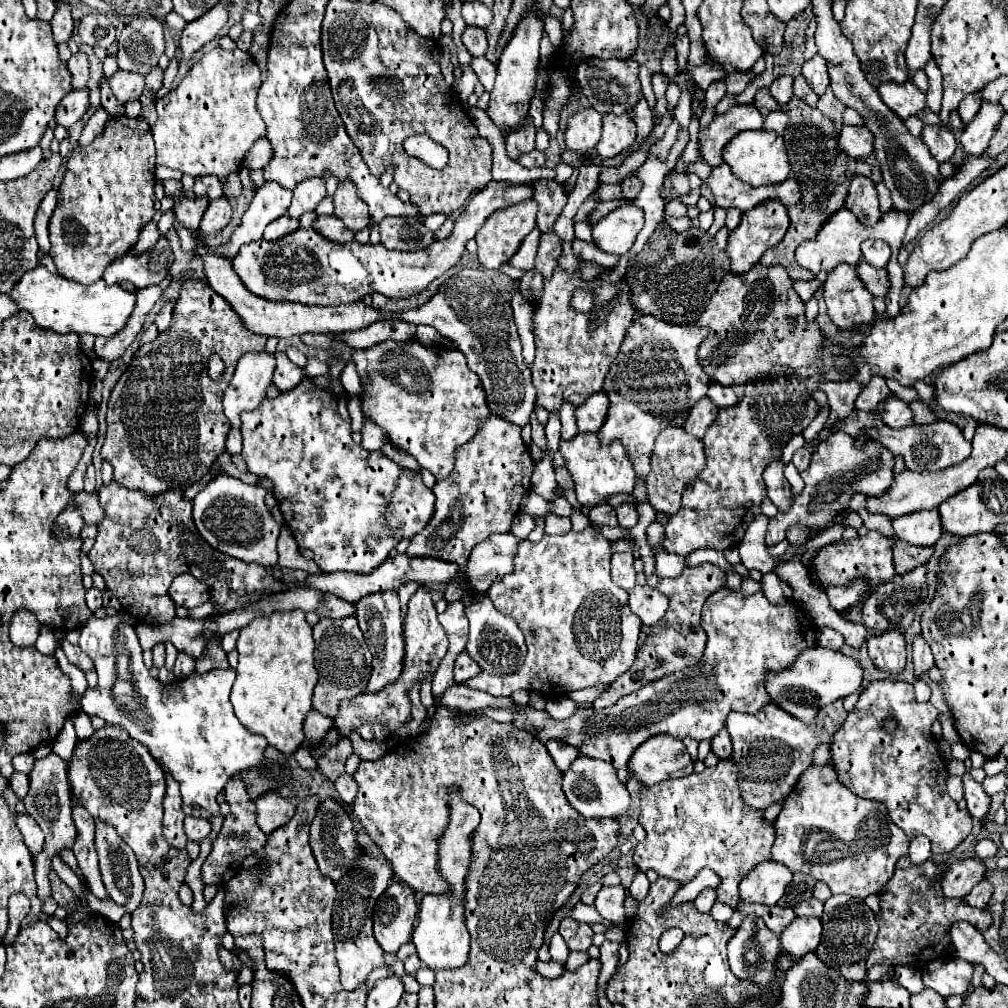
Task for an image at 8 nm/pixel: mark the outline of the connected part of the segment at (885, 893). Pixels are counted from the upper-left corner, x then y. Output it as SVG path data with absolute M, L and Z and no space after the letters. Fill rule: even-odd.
M908 857L898 859L894 875L886 881L880 891L880 917L878 917L878 937L874 949L868 955L866 969L872 965L910 965L916 969L926 967L930 961L938 957L950 955L950 927L956 921L968 921L980 933L984 933L992 925L990 909L970 907L964 899L948 899L942 893L940 879L944 875L944 865L934 863L932 859L922 865L914 865ZM934 881L934 883L932 883Z

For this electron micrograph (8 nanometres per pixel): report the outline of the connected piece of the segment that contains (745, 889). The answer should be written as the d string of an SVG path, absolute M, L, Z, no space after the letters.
M776 861L758 863L740 883L740 897L748 903L776 905L784 895L786 885L792 881L792 873L786 865Z

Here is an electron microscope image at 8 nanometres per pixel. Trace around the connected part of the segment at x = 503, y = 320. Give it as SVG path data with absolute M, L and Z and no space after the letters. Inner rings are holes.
M462 269L460 273L450 277L428 303L418 309L404 311L400 319L412 325L430 325L442 337L450 339L452 347L466 355L470 371L480 377L490 413L518 427L524 427L526 423L530 423L530 413L536 405L536 389L532 385L530 369L524 365L520 337L512 319L510 299L518 291L516 281L506 275L494 275L494 285L490 285L490 275L488 271L484 271L486 269ZM498 283L502 285L502 291L492 289Z

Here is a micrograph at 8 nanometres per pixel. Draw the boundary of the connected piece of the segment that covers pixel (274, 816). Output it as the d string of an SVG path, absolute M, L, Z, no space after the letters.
M274 791L256 799L256 807L258 807L258 827L266 835L270 835L270 831L276 831L278 827L286 825L296 813L296 805L292 801L282 799Z

